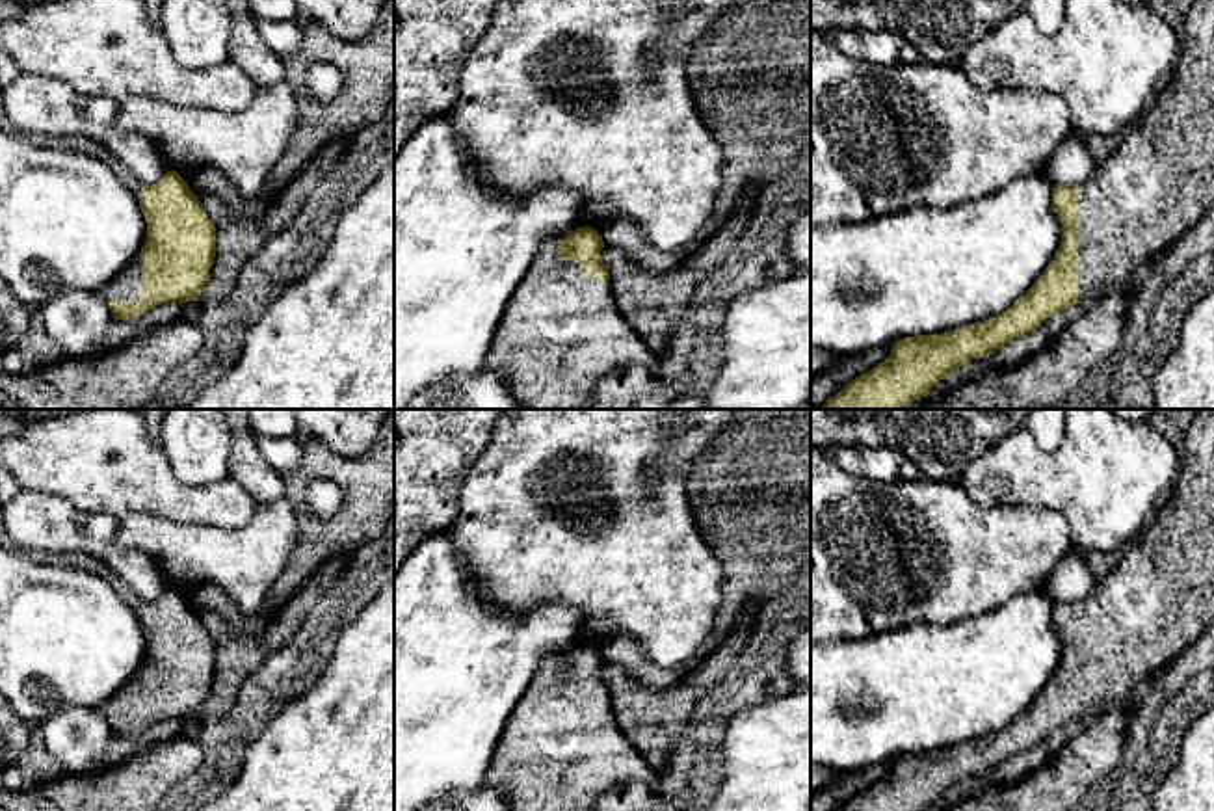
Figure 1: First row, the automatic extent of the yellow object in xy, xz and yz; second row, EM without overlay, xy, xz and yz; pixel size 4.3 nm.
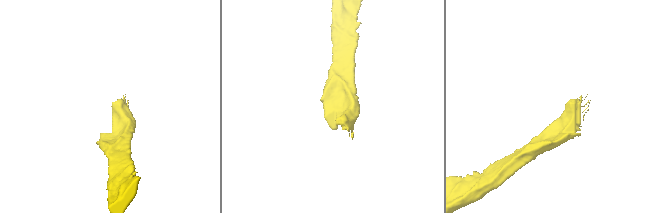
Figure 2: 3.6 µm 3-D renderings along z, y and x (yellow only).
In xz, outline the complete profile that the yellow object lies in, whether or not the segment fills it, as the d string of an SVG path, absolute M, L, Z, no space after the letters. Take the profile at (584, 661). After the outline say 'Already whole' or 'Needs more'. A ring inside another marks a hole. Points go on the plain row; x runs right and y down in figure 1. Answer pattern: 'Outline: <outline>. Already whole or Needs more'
Outline: M591 644L539 664L483 779L508 789L511 811L591 811L617 783L658 779L615 724L602 664Z. Needs more

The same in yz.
Outline: M1199 409L1184 439L1179 476L1169 491L1171 504L1162 506L1151 517L1141 534L1127 545L1119 562L1095 582L1086 597L1054 601L1052 623L1062 640L1062 657L1054 675L1032 705L1008 727L985 738L939 751L896 757L883 779L846 800L837 811L930 811L931 804L939 796L950 794L957 783L978 774L989 774L1015 753L1041 742L1050 731L1075 720L1088 722L1114 705L1123 705L1214 621L1214 409Z. Needs more

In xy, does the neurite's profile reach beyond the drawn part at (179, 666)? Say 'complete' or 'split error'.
split error

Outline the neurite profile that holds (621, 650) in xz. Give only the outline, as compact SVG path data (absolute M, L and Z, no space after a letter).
M738 409L690 469L686 493L693 519L723 567L721 603L706 645L692 662L669 670L651 664L643 647L630 636L617 634L599 645L604 662L619 664L634 679L656 690L682 681L701 662L701 657L714 651L725 634L732 631L747 606L759 608L773 595L790 590L796 578L811 567L811 409Z

